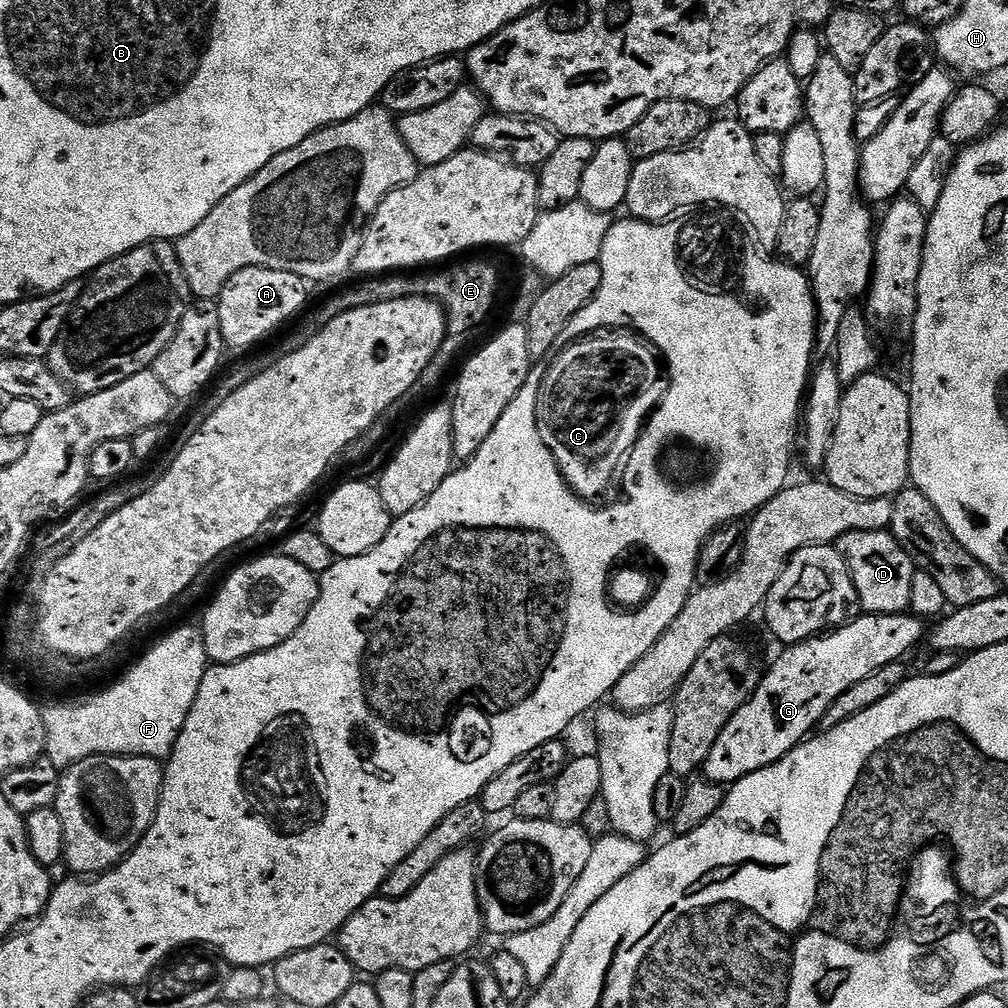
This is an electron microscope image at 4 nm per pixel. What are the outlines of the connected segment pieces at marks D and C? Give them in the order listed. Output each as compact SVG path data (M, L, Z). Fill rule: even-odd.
M860 530L846 534L838 541L850 578L860 599L860 608L873 616L898 616L910 609L910 586L918 571L910 554L888 530Z
M608 334L605 336L608 336L605 340L596 340L600 338L581 339L579 342L569 344L563 352L559 353L559 355L548 364L548 372L544 376L544 381L540 384L540 393L538 394L538 402L536 403L536 425L540 431L542 442L550 450L554 462L558 466L558 470L564 475L564 481L566 481L569 486L572 487L573 492L585 502L599 501L596 499L611 486L612 479L614 479L615 476L617 479L618 473L621 471L628 453L631 452L632 447L636 445L636 439L640 436L641 428L644 427L648 417L656 411L656 407L660 405L660 400L666 391L666 376L662 371L661 361L658 359L657 353L653 351L647 343L641 342L632 334Z

